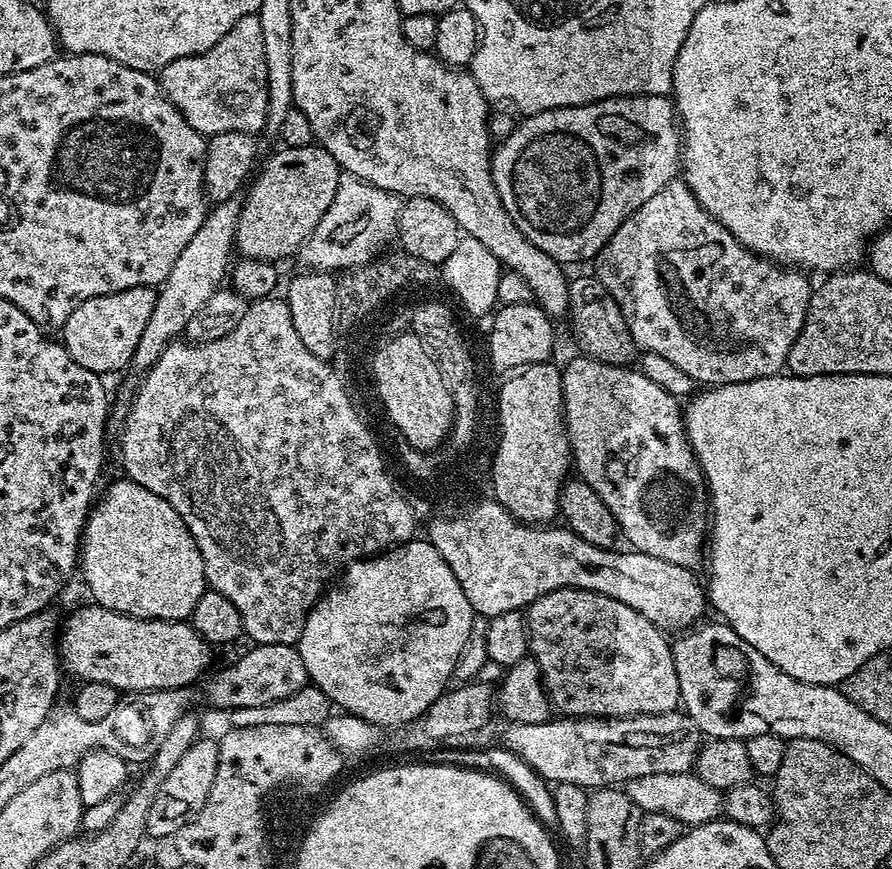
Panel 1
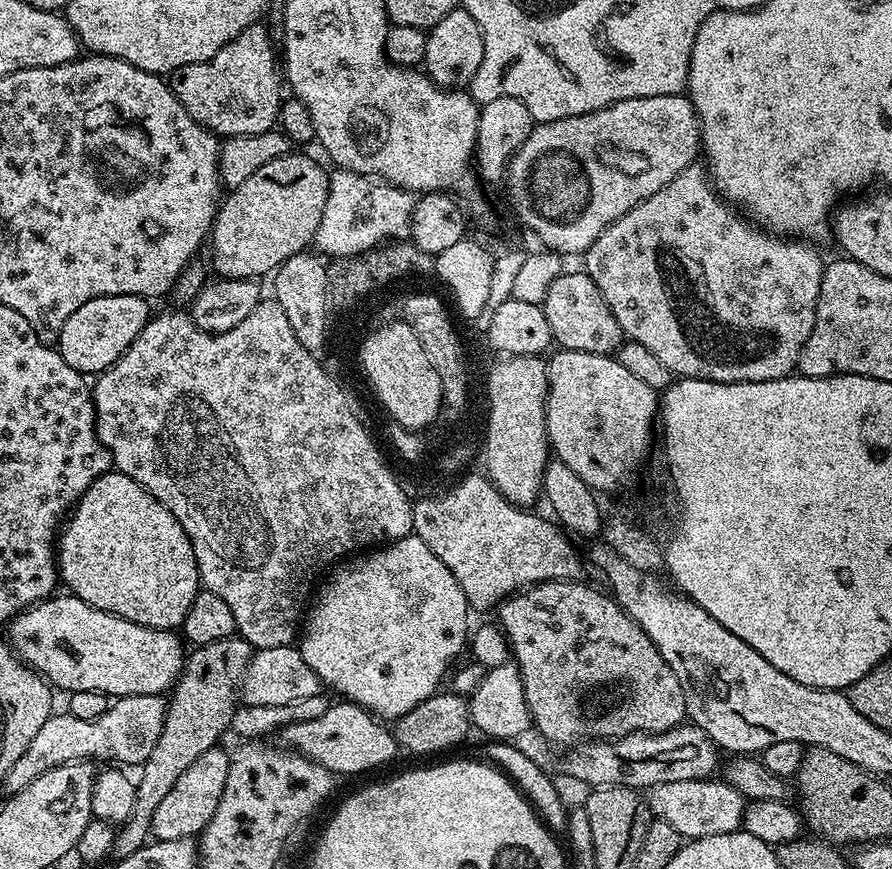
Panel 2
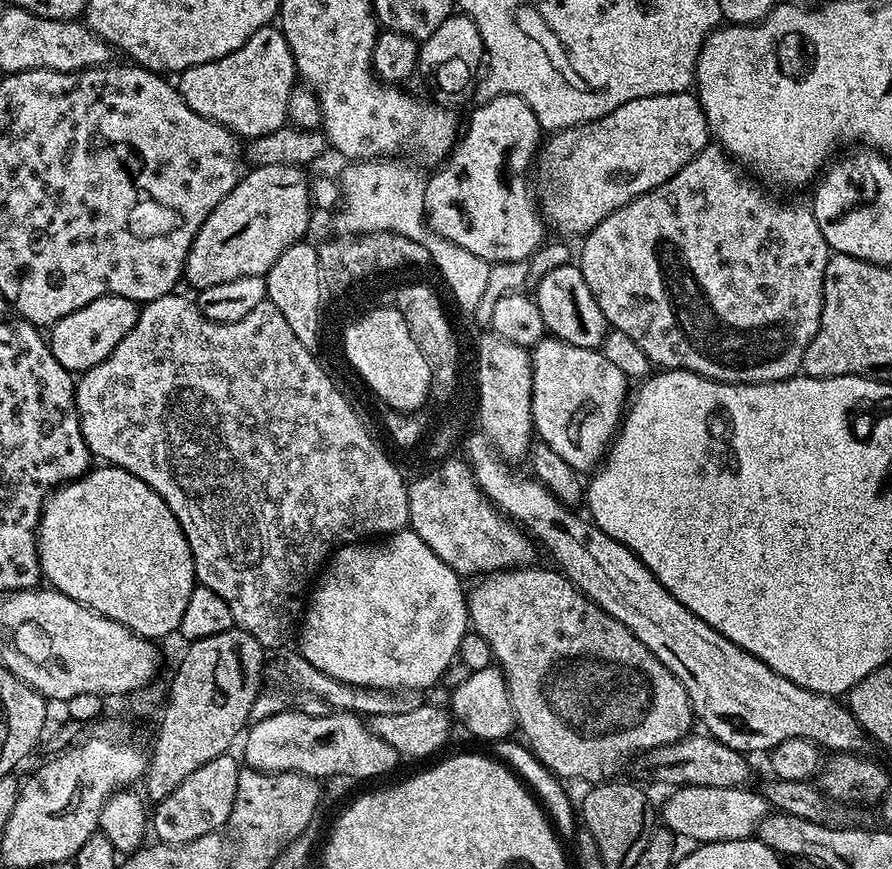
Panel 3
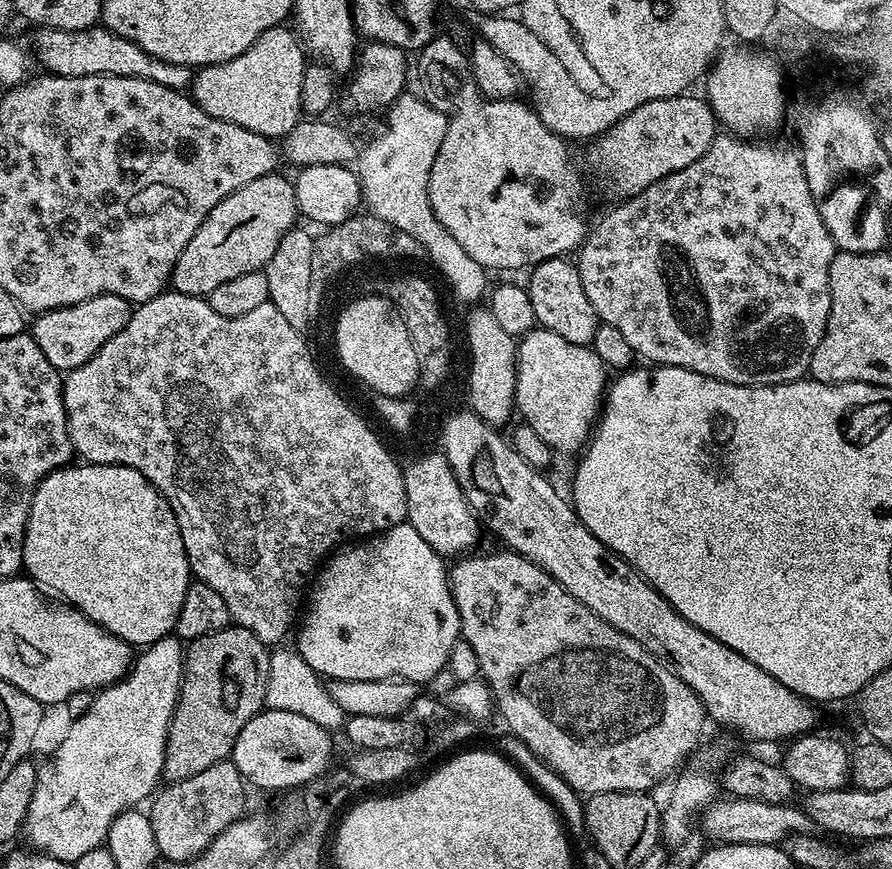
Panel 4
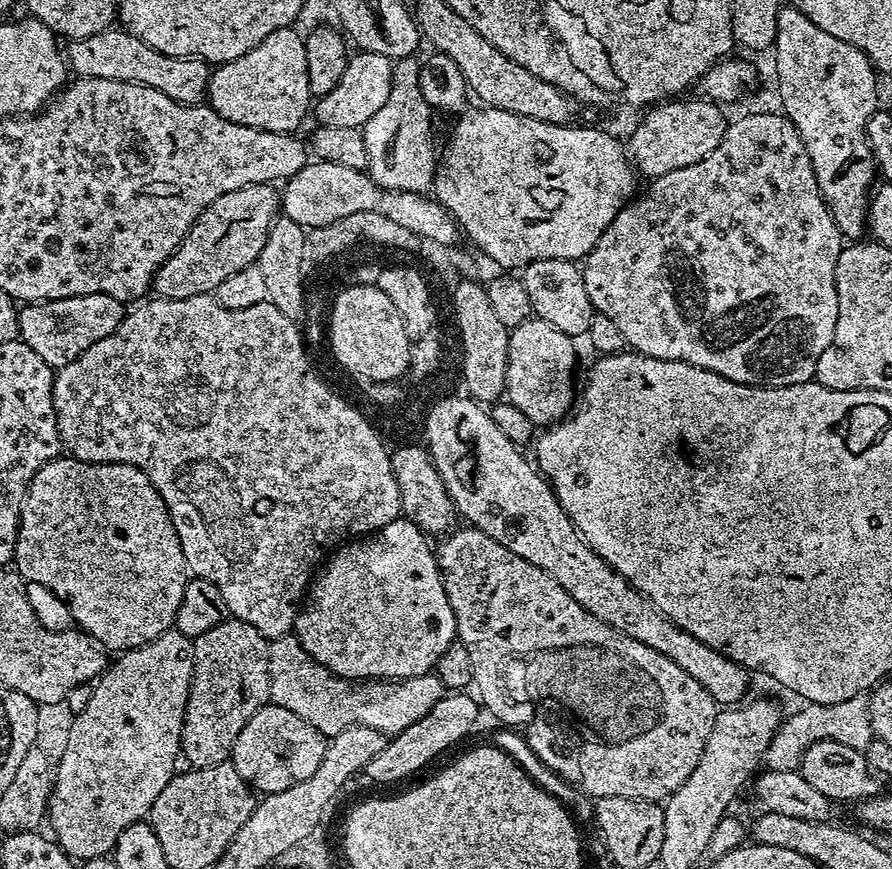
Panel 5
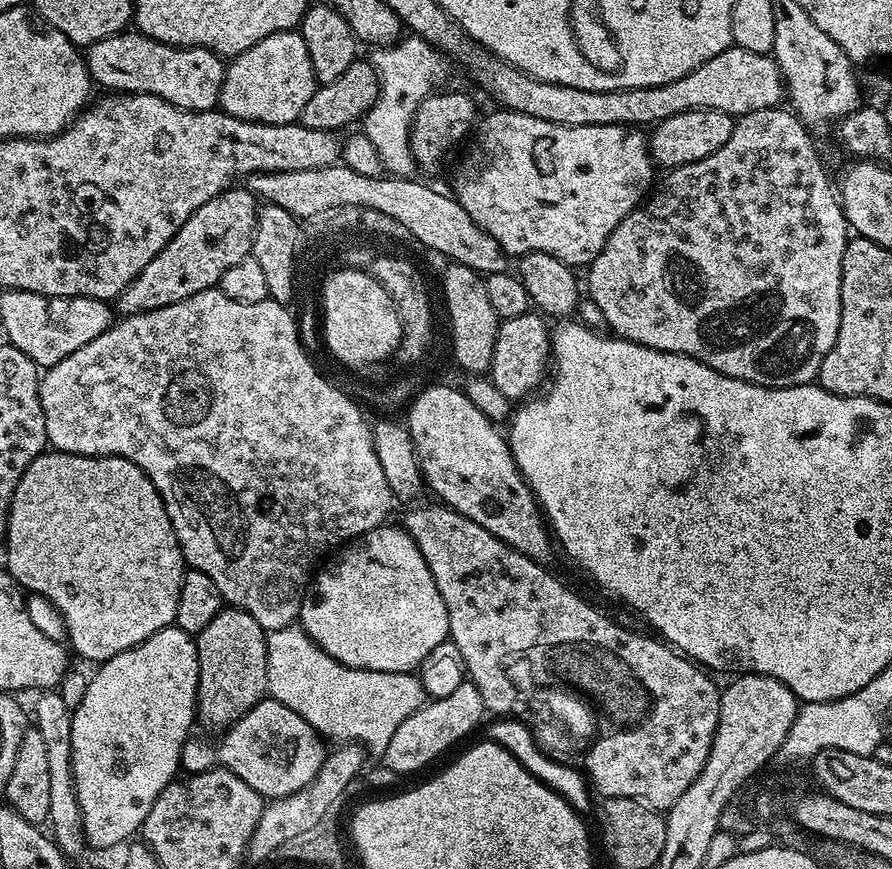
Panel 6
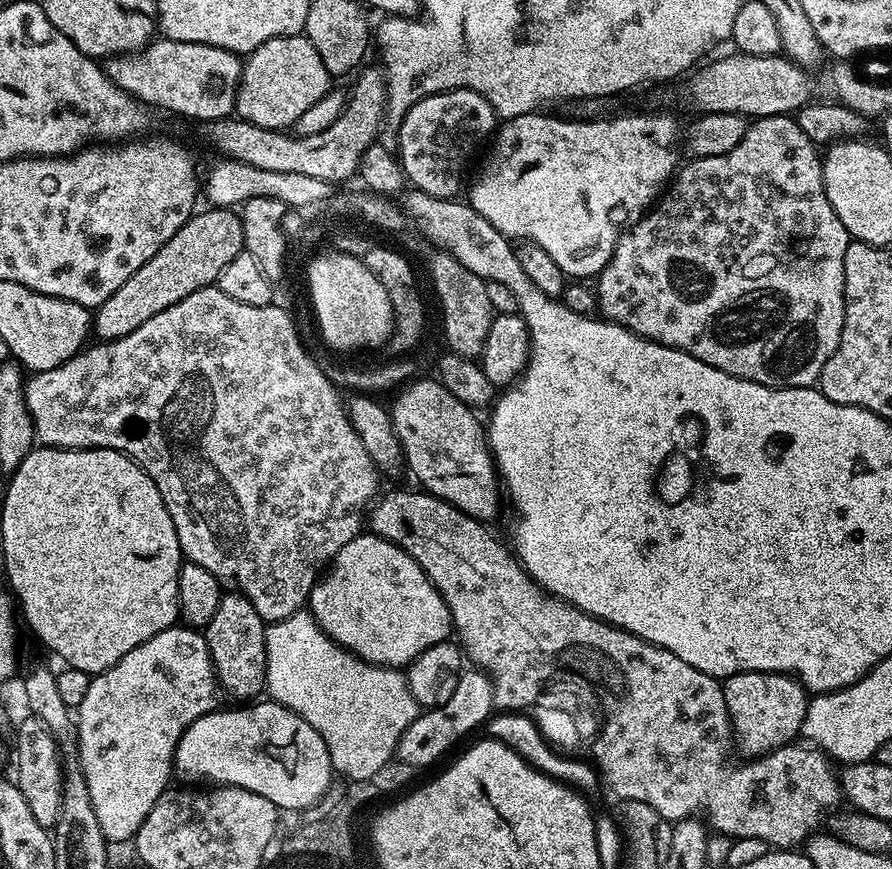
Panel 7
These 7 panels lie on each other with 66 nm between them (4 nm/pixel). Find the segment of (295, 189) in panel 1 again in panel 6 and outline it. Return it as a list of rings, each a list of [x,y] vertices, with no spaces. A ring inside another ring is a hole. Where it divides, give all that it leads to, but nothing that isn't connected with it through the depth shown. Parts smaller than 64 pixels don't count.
[[[233,186],[210,198],[206,206],[198,206],[194,215],[186,218],[178,234],[174,234],[174,238],[170,238],[170,242],[154,256],[154,262],[150,262],[124,293],[116,297],[115,311],[121,317],[133,316],[182,302],[202,290],[217,287],[230,266],[250,255],[257,223],[258,198],[247,187]]]

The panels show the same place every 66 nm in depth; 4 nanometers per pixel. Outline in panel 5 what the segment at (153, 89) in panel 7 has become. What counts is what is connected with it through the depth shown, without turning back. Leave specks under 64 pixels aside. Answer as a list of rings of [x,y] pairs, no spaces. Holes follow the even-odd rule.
[[[113,26],[105,32],[90,34],[90,38],[78,38],[67,41],[66,64],[76,71],[77,77],[110,78],[114,82],[134,82],[142,86],[154,86],[154,90],[162,90],[166,98],[174,98],[174,102],[183,104],[199,104],[205,99],[208,91],[210,65],[193,56],[178,58],[170,54],[162,54],[154,50],[154,46],[146,46],[142,38],[134,38],[134,34]]]

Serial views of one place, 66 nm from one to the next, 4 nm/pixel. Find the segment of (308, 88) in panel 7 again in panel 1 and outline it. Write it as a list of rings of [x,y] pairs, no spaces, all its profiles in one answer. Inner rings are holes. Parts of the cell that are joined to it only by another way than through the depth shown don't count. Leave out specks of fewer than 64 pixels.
[[[256,16],[238,22],[210,50],[190,58],[178,58],[158,73],[160,89],[180,111],[182,118],[206,138],[227,132],[265,131],[268,109],[266,57],[262,46],[262,26]]]

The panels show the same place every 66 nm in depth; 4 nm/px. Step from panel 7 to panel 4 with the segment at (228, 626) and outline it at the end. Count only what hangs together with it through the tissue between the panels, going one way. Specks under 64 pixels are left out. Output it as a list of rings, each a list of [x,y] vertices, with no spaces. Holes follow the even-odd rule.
[[[229,626],[214,634],[206,634],[206,638],[198,638],[187,645],[178,702],[166,738],[165,781],[185,780],[194,774],[202,774],[202,770],[231,757],[234,742],[238,742],[238,734],[242,734],[242,726],[246,726],[246,722],[250,722],[250,718],[257,716],[265,707],[269,655],[269,645],[250,634],[250,630],[239,626]]]

